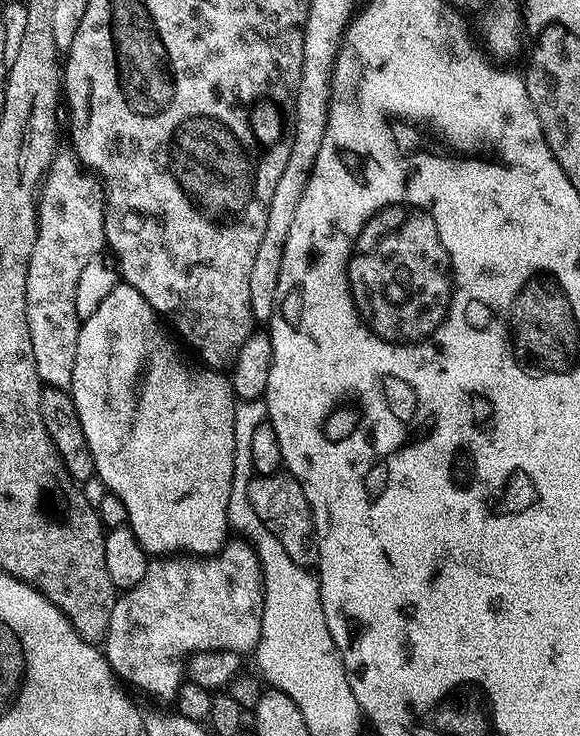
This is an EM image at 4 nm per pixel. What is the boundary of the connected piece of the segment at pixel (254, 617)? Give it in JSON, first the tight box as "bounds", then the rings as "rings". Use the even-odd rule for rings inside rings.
{"bounds":[102,539,264,702],"rings":[[[243,539],[225,543],[209,558],[156,558],[149,563],[146,578],[142,578],[138,586],[117,595],[102,651],[112,671],[125,685],[133,684],[148,696],[172,702],[180,693],[180,685],[185,683],[186,661],[196,653],[220,652],[225,648],[247,654],[255,649],[260,640],[263,605],[264,579],[260,576],[260,563],[256,552]]]}

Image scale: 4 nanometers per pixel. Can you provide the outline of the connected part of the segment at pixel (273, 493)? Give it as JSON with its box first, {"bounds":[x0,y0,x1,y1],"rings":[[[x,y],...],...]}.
{"bounds":[248,474,317,569],"rings":[[[287,474],[275,476],[253,475],[248,487],[250,506],[254,506],[254,514],[262,518],[266,530],[282,542],[286,554],[302,568],[311,569],[317,563],[314,547],[314,529],[312,526],[312,511],[306,502],[306,494],[302,494],[302,486],[295,478]]]}

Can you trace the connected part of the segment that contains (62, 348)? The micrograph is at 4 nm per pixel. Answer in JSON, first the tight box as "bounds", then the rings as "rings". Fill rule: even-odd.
{"bounds":[26,175,105,389],"rings":[[[89,175],[45,177],[38,201],[40,233],[36,236],[34,254],[30,258],[30,270],[26,276],[26,318],[30,326],[30,342],[34,342],[34,366],[38,366],[41,385],[49,388],[71,389],[74,378],[76,347],[82,321],[74,310],[74,290],[78,290],[78,277],[86,262],[105,251],[104,201],[101,185]]]}

